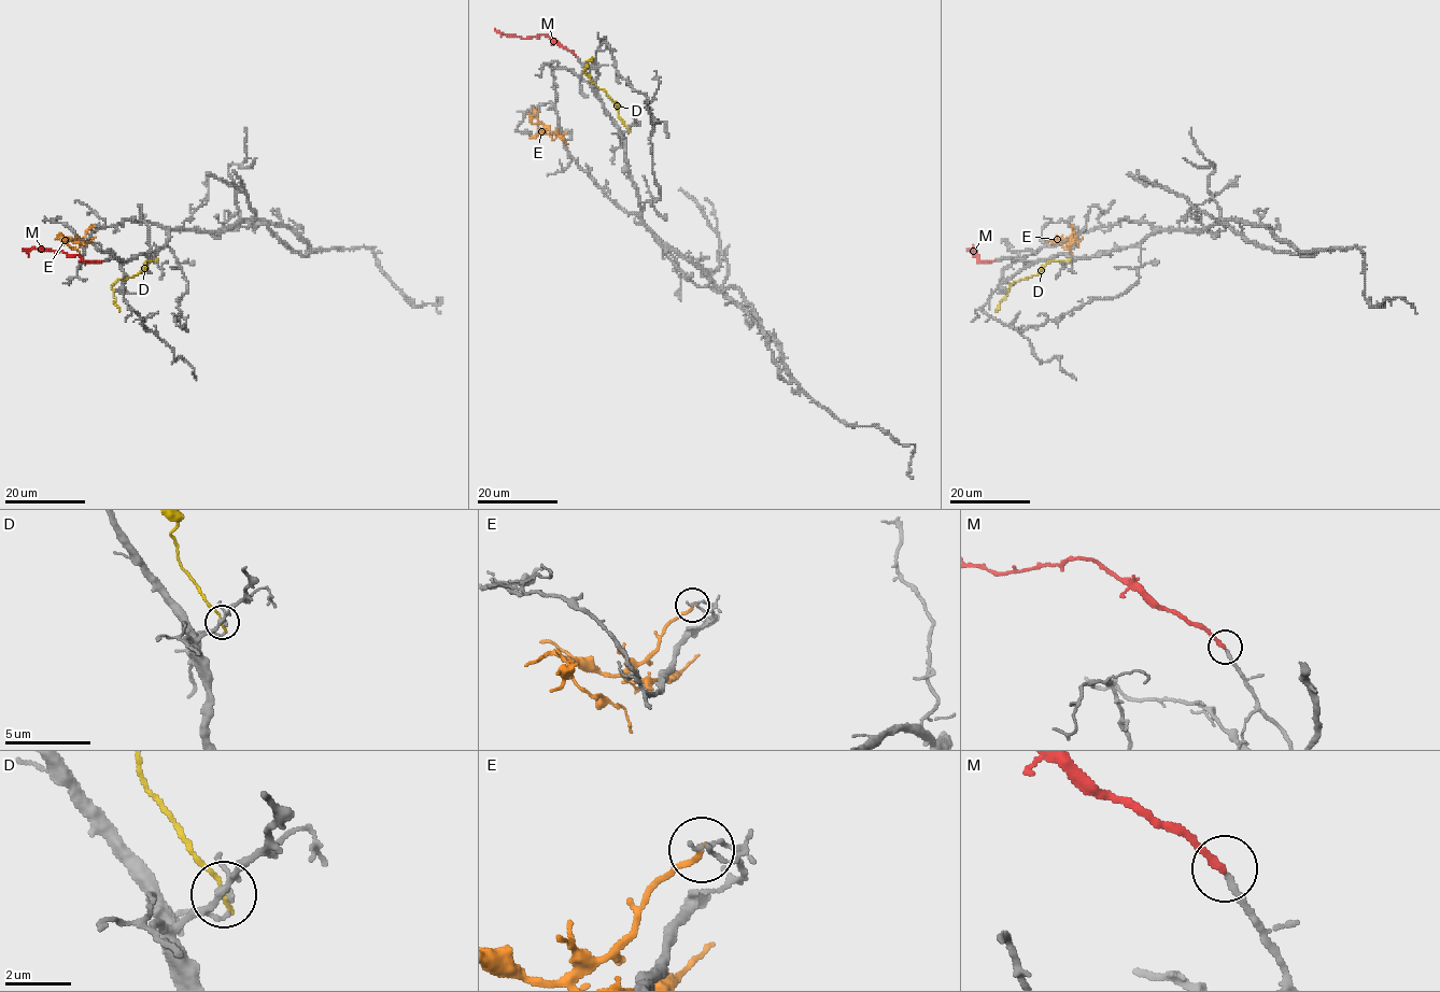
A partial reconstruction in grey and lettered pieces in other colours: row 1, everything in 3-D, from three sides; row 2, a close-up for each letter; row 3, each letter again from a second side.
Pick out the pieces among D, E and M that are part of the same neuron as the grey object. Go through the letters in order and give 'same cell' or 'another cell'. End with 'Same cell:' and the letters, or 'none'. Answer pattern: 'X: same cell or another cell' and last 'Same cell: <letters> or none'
D: another cell
E: another cell
M: same cell
Same cell: M

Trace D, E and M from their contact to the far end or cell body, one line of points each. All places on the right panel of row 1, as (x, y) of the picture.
D: (1069, 259), (1048, 261), (1036, 274), (1015, 281), (996, 311)
E: (1070, 225), (1073, 229), (1071, 241), (1066, 239), (1060, 244), (1072, 255)
M: (993, 261), (982, 261), (973, 256), (976, 251), (973, 249), (968, 250)

